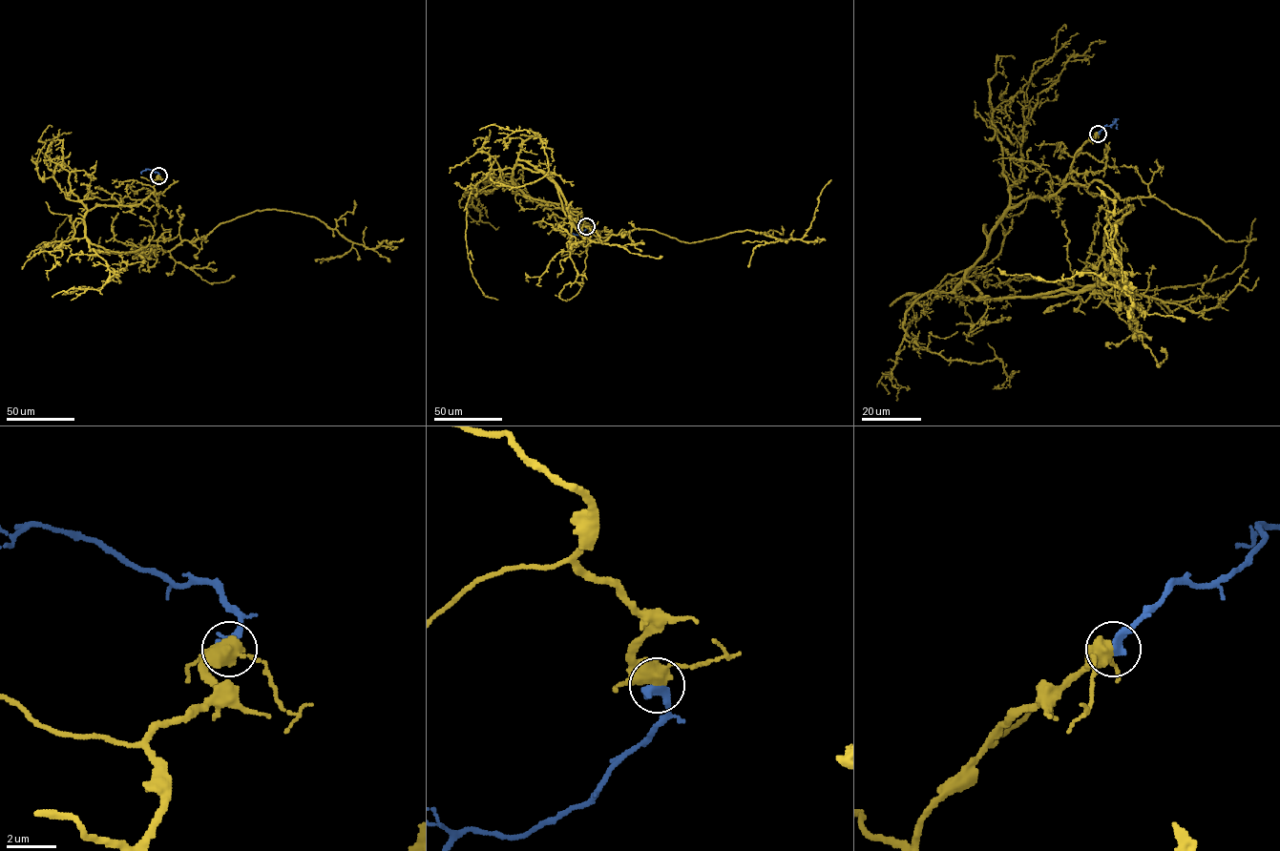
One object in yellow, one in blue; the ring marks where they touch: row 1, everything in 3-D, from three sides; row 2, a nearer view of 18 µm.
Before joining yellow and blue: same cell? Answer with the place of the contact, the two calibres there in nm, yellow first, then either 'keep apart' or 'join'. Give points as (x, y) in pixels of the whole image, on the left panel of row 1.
place (158, 176); calibres 600 and 440 nm; join

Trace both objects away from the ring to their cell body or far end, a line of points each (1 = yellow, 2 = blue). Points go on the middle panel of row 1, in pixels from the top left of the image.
1: (586, 226), (528, 197), (512, 170), (542, 172), (598, 242), (640, 228), (801, 238), (831, 179)
2: (586, 226), (578, 235), (569, 235)

